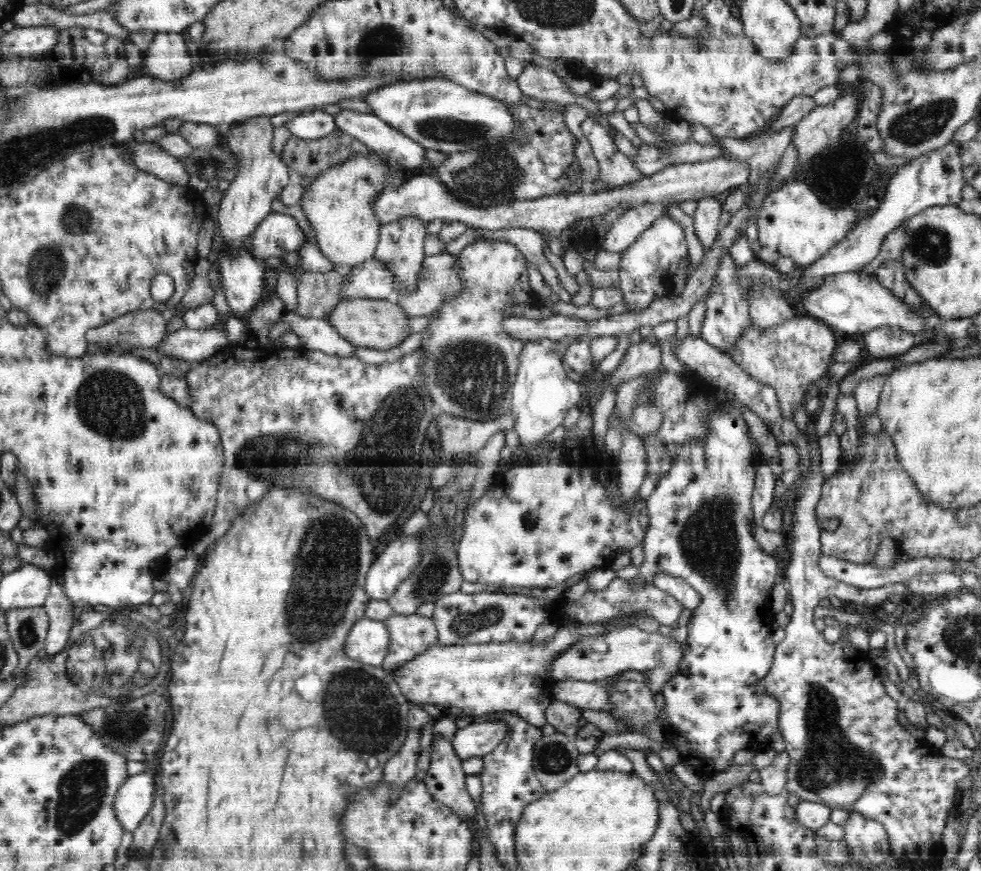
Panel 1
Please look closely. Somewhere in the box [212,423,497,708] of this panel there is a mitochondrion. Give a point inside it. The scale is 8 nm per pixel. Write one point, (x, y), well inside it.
(329, 558)

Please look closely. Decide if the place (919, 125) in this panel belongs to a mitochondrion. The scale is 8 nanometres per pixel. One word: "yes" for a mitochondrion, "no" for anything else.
yes

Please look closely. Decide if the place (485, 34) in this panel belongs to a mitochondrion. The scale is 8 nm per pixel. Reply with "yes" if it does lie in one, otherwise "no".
no

